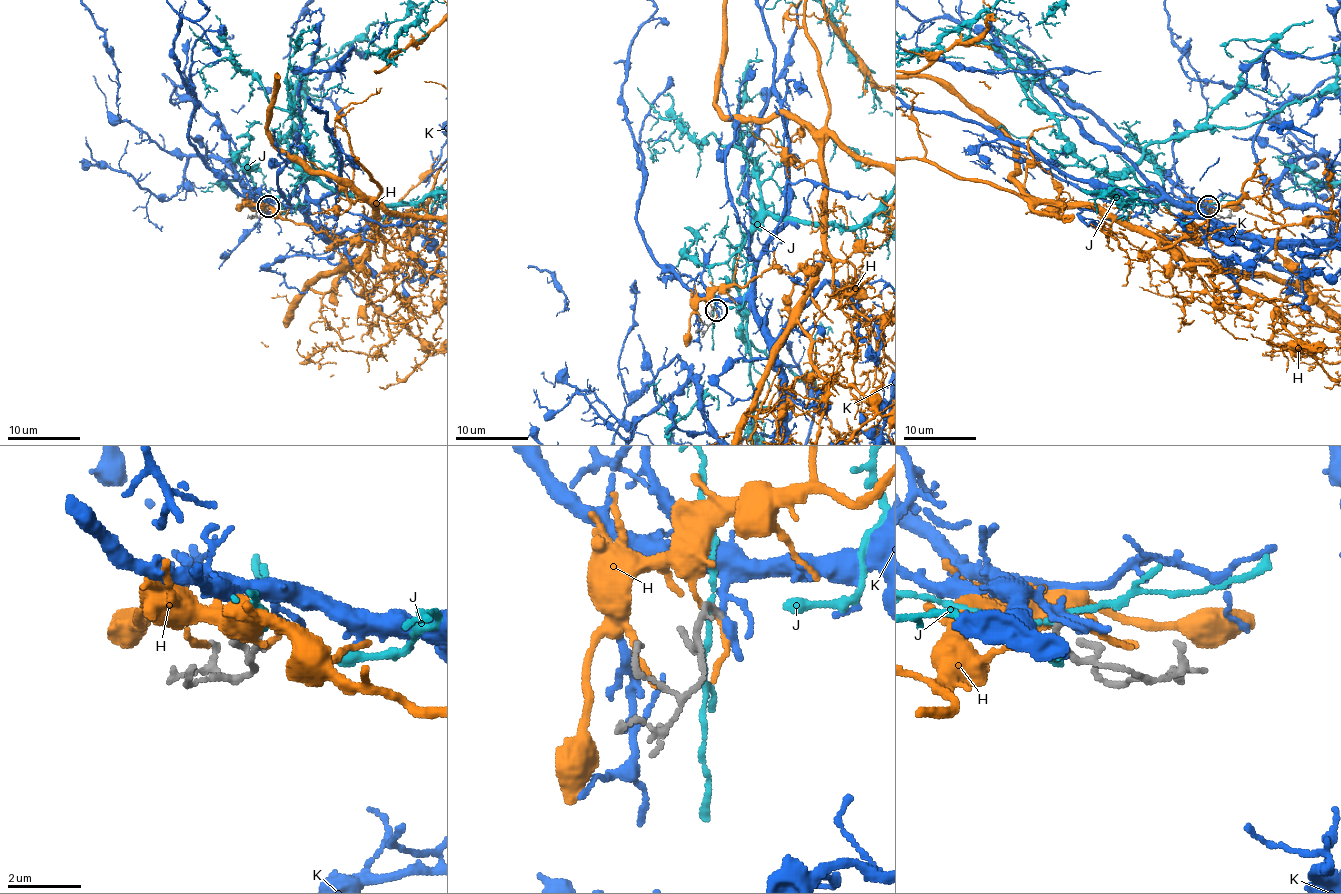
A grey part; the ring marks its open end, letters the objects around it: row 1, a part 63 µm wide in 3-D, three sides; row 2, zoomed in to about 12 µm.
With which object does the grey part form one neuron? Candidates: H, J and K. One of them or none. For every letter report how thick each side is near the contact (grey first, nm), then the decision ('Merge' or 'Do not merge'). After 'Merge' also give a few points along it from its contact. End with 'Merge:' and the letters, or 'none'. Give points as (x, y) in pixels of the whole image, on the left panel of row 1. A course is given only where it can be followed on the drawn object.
H: Thickness 170 nm (grey) against 120 nm. Do not merge
J: Thickness 180 nm (grey) against 140 nm. Do not merge
K: Thickness 170 nm (grey) against 240 nm. Merge
Merge: K

